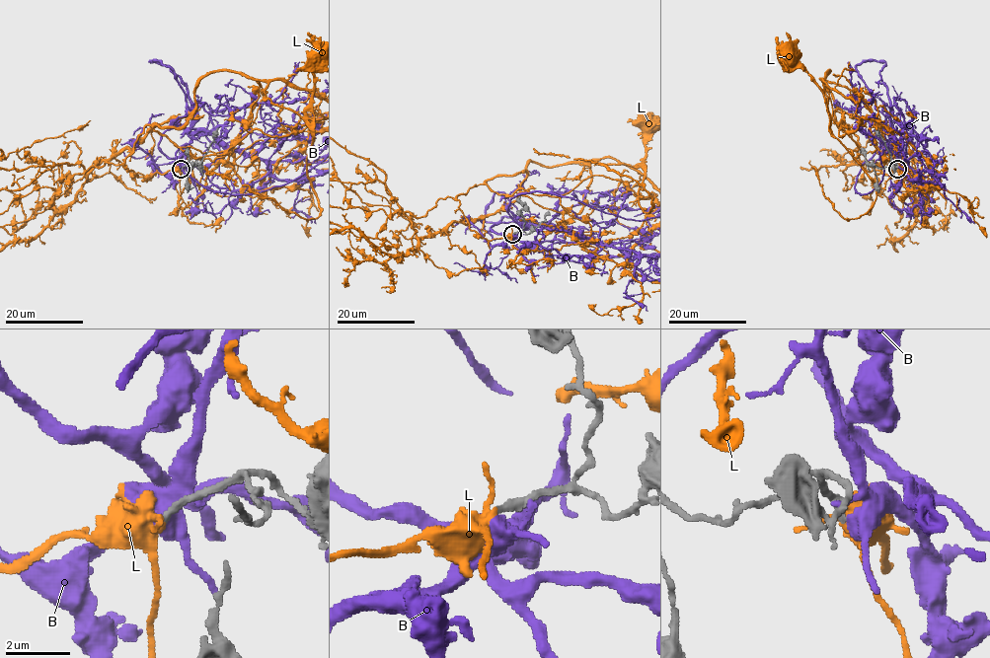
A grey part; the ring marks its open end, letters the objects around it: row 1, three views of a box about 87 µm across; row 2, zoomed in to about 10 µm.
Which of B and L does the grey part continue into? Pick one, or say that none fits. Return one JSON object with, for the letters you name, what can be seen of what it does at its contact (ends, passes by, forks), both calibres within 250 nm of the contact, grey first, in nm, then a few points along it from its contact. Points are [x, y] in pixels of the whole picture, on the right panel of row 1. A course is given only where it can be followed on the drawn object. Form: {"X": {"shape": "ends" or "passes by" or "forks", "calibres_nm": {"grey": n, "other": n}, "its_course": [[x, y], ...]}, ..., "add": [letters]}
{"L": {"shape": "forks", "calibres_nm": {"grey": 200, "other": 280}, "its_course": [[897, 169], [865, 168], [839, 127], [830, 71], [830, 116], [820, 88], [788, 62]]}, "add": ["L"]}

